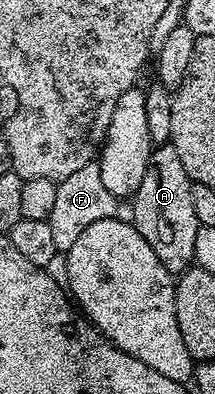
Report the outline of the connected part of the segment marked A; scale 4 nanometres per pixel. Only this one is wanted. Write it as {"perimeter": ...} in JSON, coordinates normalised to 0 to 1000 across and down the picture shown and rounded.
{"perimeter":[[[791,365],[721,368],[698,383],[670,457],[651,457],[651,477],[614,495],[614,515],[623,513],[614,569],[633,579],[633,589],[651,589],[651,599],[670,599],[670,609],[688,609],[707,640],[726,640],[726,650],[744,650],[744,670],[763,670],[763,680],[781,680],[791,693],[814,701],[884,683],[912,640],[912,589],[926,569],[912,558],[912,538],[893,528],[893,477],[902,470],[874,442],[856,437],[851,416],[837,416],[819,376]]]}

